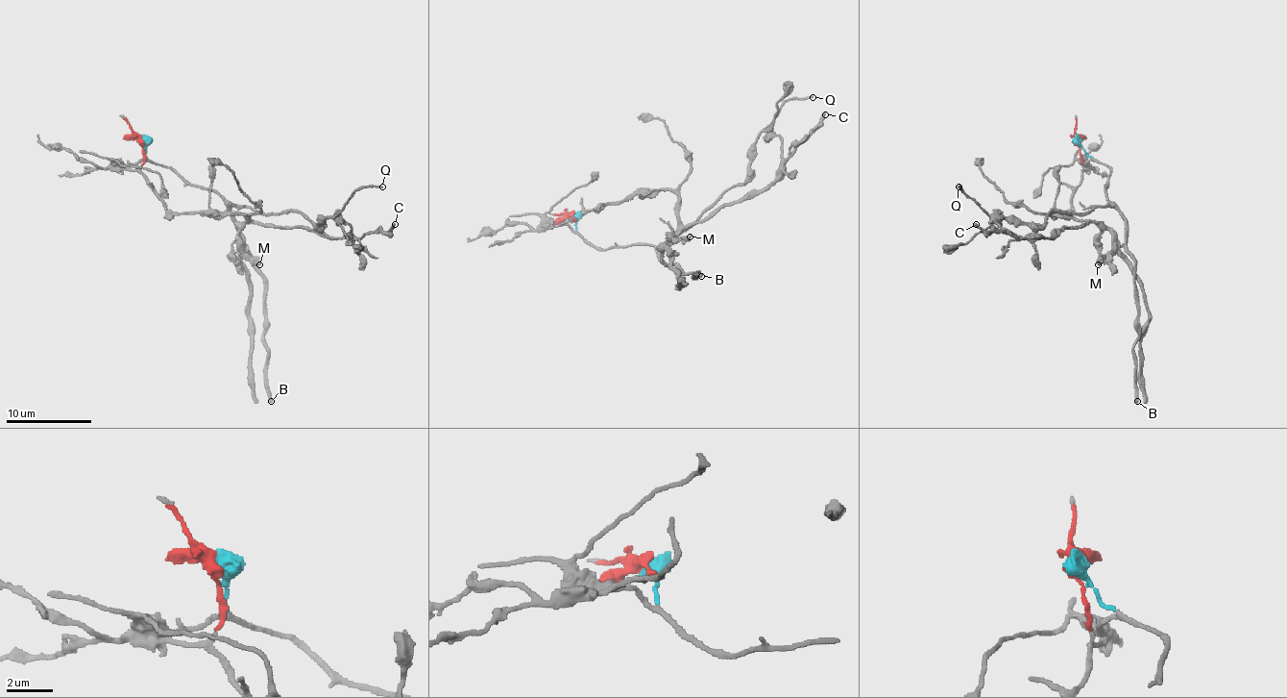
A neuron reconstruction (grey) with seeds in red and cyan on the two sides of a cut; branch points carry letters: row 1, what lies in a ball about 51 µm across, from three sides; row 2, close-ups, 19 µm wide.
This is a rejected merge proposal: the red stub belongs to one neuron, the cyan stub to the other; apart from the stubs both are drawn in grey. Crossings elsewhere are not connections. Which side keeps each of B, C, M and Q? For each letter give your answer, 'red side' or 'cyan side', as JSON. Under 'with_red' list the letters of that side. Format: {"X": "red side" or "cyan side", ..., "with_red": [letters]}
{"B": "cyan side", "C": "red side", "M": "red side", "Q": "cyan side", "with_red": ["C", "M"]}

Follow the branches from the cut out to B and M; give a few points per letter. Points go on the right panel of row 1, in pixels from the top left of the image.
B: (1076, 138), (1088, 155), (1110, 168), (1105, 196), (1125, 222), (1125, 241), (1133, 261), (1135, 284), (1138, 402)
M: (1076, 140), (1082, 175), (1069, 209), (1052, 213), (1091, 219), (1099, 228), (1097, 264)

